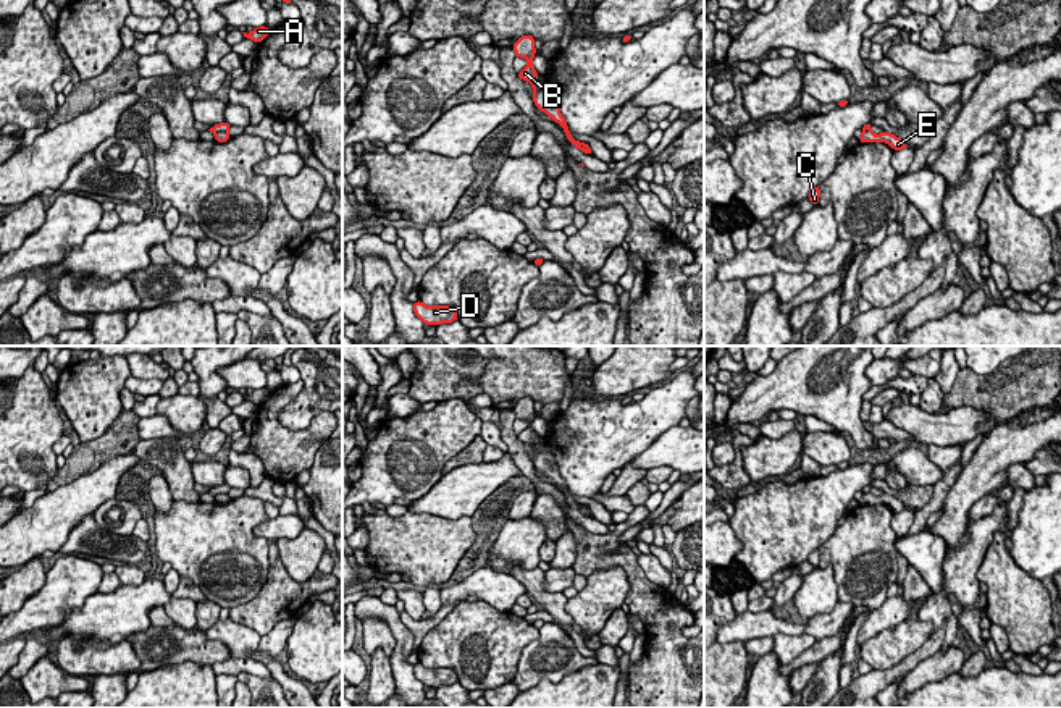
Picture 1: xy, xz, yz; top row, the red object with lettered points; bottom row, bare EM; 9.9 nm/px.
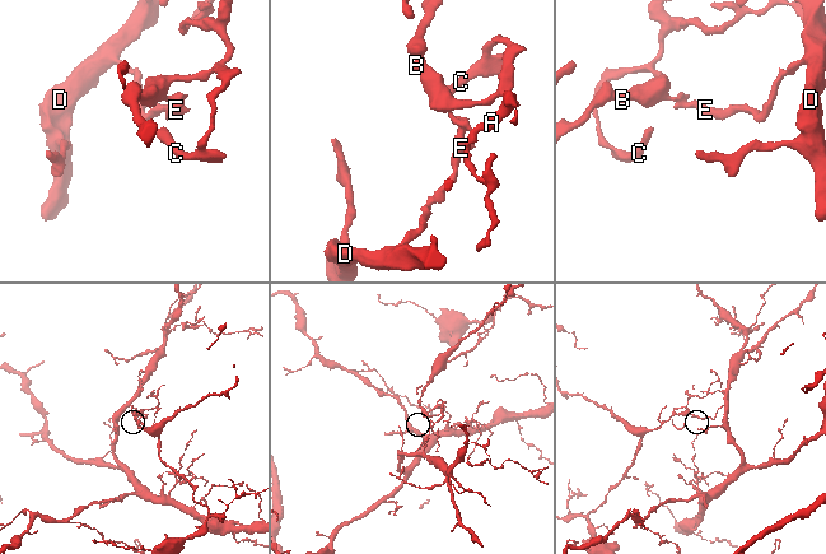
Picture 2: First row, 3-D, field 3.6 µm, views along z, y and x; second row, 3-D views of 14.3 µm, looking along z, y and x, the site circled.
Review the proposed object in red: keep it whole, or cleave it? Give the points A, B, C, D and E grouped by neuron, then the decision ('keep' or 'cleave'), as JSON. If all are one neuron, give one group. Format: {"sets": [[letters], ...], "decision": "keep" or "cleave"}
{"sets": [["A", "B", "C"], ["D", "E"]], "decision": "cleave"}

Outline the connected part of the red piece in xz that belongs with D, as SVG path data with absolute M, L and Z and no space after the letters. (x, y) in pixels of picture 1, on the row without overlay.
M417 663L413 664L413 674L425 687L438 689L439 685L459 682L455 671L449 668L425 668L421 663Z

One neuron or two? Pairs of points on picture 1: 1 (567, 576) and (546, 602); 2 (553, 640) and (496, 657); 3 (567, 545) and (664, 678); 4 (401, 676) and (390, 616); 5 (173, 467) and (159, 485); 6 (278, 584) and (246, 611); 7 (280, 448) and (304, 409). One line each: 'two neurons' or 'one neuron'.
1: two neurons
2: two neurons
3: two neurons
4: one neuron
5: two neurons
6: one neuron
7: two neurons

